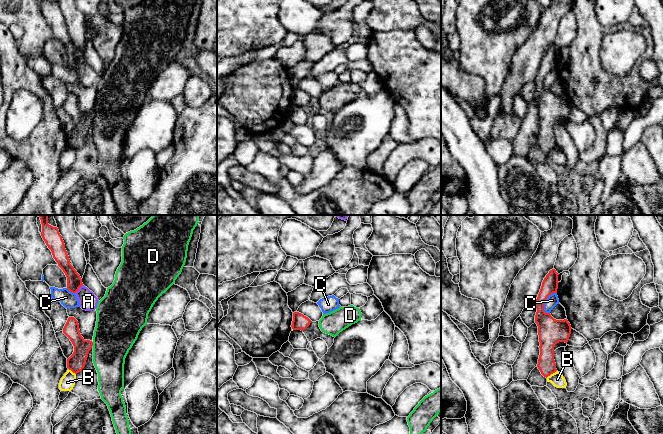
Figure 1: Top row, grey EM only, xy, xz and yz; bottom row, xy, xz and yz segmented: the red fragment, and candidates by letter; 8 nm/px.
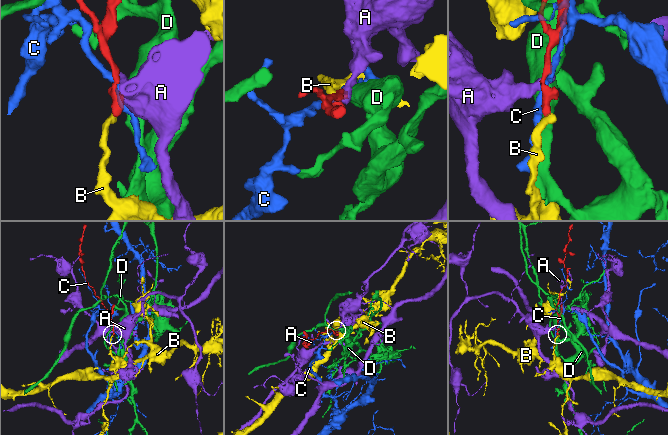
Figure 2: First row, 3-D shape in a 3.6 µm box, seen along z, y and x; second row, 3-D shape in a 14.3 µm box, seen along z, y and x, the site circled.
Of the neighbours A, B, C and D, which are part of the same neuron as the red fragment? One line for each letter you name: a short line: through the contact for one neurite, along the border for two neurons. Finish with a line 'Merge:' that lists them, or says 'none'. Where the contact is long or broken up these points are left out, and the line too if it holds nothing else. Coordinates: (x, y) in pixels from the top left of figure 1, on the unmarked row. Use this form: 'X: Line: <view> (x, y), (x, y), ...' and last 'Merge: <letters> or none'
Merge: none

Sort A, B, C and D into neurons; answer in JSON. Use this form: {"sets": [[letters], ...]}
{"sets": [["A"], ["B"], ["C"], ["D"]]}

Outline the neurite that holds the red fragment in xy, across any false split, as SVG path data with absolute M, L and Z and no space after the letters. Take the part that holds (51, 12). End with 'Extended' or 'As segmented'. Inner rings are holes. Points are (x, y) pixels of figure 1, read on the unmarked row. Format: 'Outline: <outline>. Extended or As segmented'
Outline: M42 0L41 12L51 26L53 34L58 39L58 42L63 46L67 53L67 65L72 69L76 69L83 61L82 55L70 40L70 35L58 4L49 0Z. As segmented

